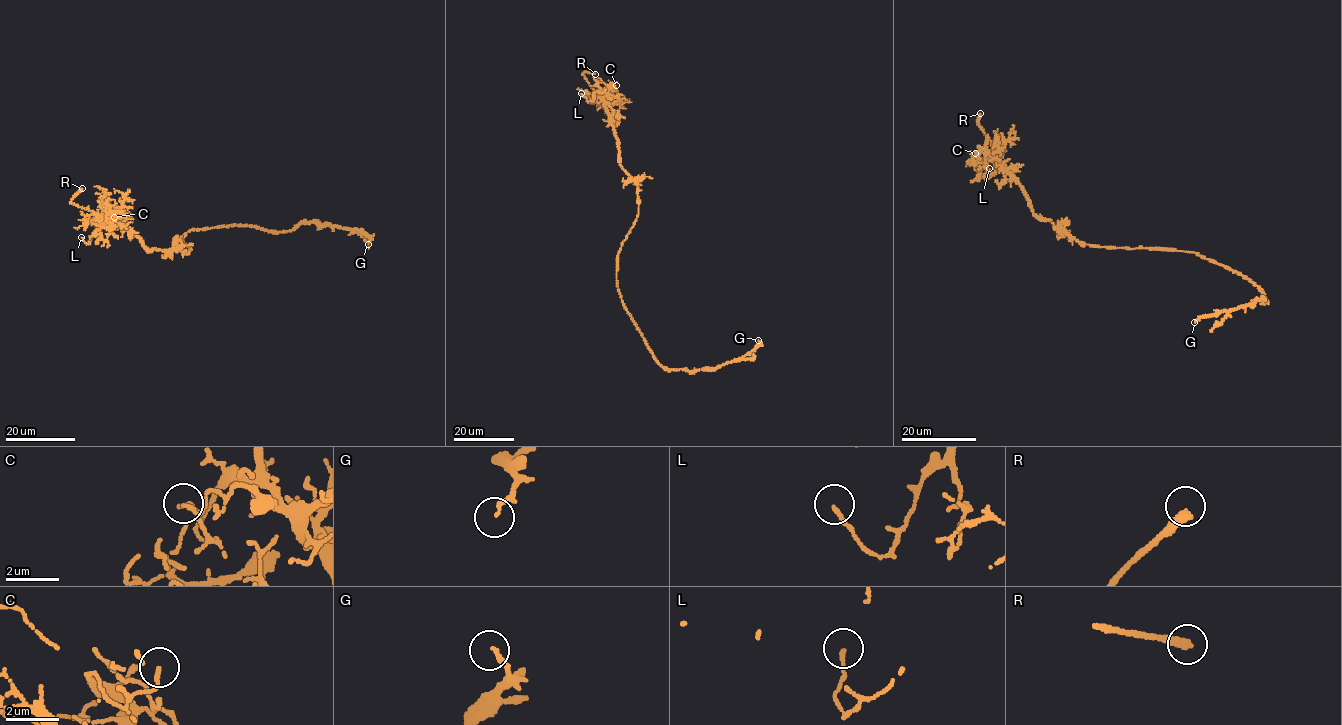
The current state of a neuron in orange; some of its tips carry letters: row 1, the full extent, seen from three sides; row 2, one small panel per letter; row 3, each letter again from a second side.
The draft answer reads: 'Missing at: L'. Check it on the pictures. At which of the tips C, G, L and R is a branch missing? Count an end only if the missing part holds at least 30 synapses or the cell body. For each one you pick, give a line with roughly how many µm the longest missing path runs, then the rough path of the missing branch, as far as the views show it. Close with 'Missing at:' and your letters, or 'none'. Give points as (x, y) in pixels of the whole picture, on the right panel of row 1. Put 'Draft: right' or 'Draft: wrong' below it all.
R: missing 40 µm; course (980, 113), (979, 85), (984, 68), (978, 48), (966, 51)
Missing at: R
Draft: wrong

